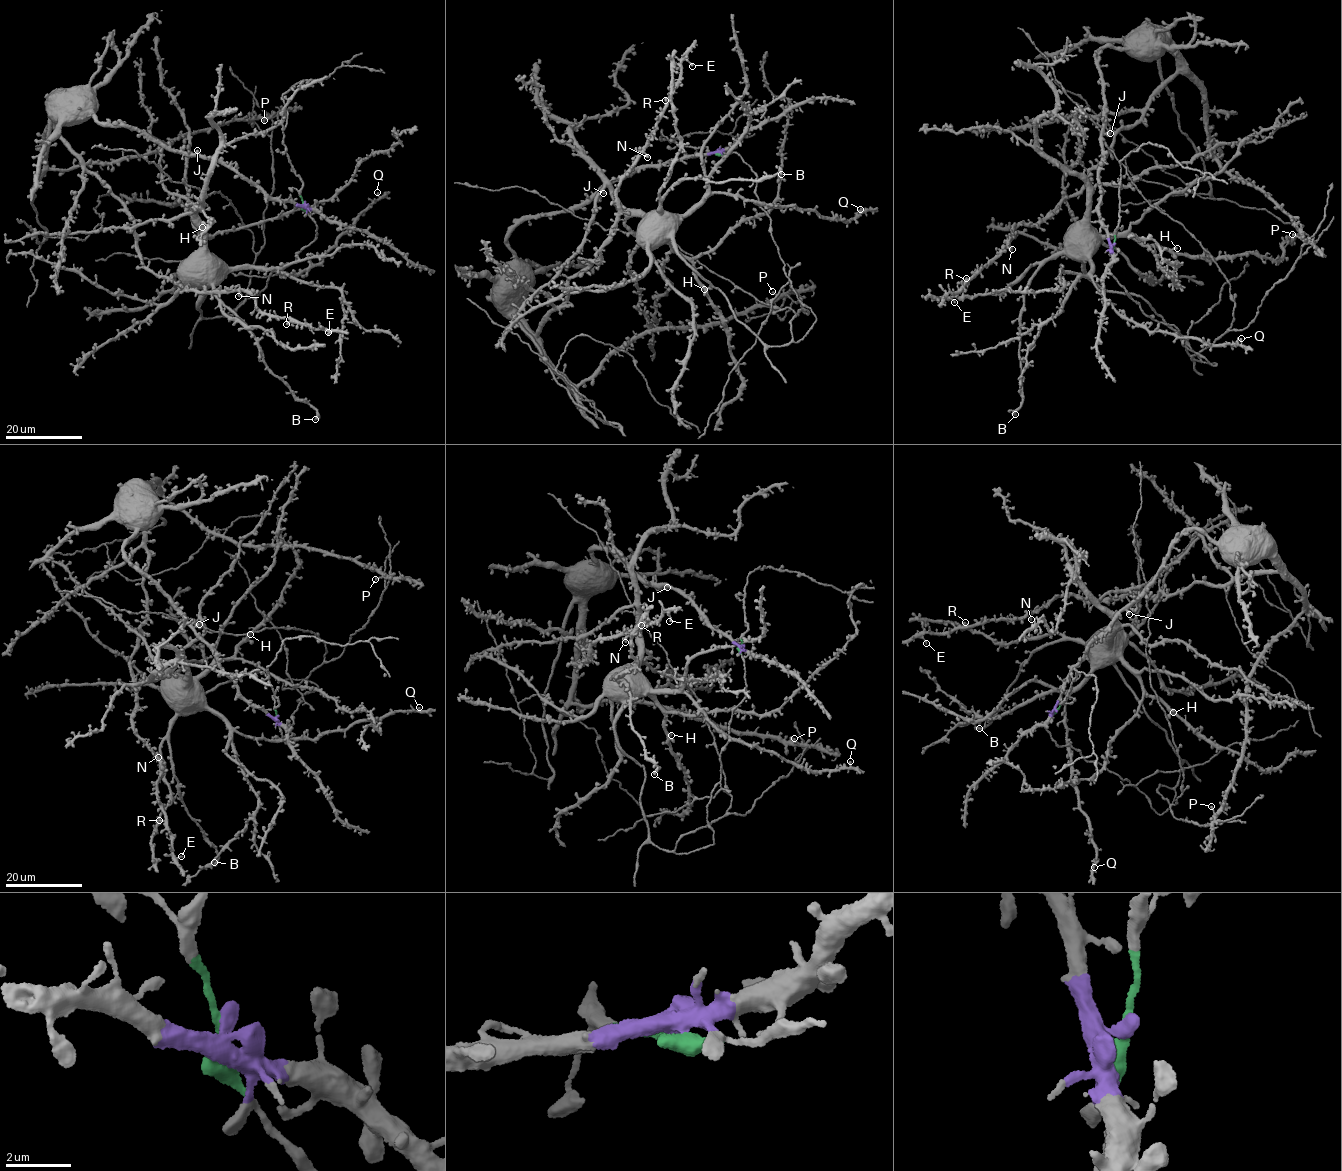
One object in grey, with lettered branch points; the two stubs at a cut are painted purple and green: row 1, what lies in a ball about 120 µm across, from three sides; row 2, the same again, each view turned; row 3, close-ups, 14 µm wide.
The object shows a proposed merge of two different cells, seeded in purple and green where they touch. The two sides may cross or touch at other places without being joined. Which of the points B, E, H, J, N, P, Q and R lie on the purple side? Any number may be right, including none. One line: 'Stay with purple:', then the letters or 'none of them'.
Stay with purple: E, J, N, P, R

